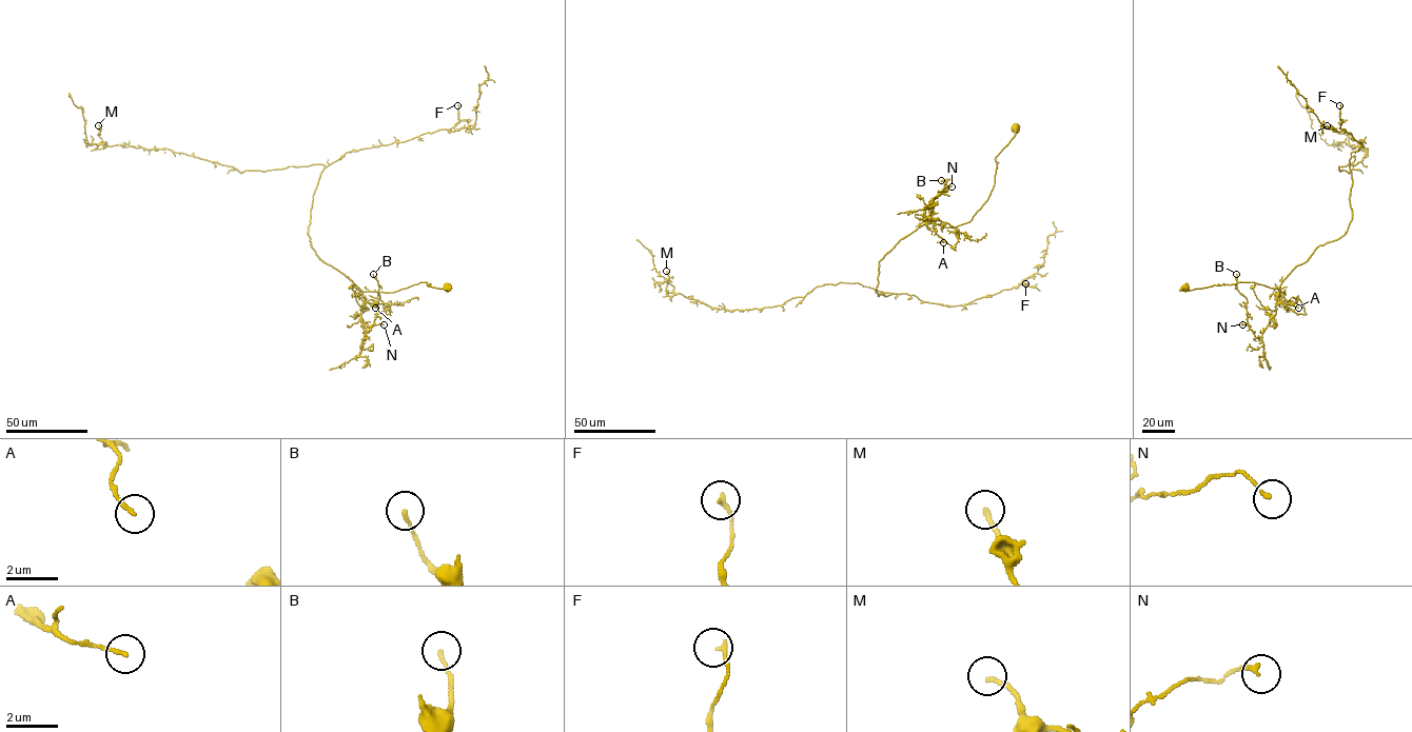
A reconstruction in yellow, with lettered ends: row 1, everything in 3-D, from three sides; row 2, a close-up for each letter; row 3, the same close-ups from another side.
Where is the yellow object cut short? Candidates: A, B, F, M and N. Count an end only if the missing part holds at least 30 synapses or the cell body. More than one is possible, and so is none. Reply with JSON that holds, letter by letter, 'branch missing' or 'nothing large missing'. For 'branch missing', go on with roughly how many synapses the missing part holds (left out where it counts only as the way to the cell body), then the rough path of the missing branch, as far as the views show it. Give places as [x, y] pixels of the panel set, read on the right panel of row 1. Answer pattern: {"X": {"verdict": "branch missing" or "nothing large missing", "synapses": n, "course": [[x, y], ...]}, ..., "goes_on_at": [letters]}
{"A": {"verdict": "nothing large missing"}, "B": {"verdict": "nothing large missing"}, "F": {"verdict": "nothing large missing"}, "M": {"verdict": "nothing large missing"}, "N": {"verdict": "nothing large missing"}, "goes_on_at": []}

